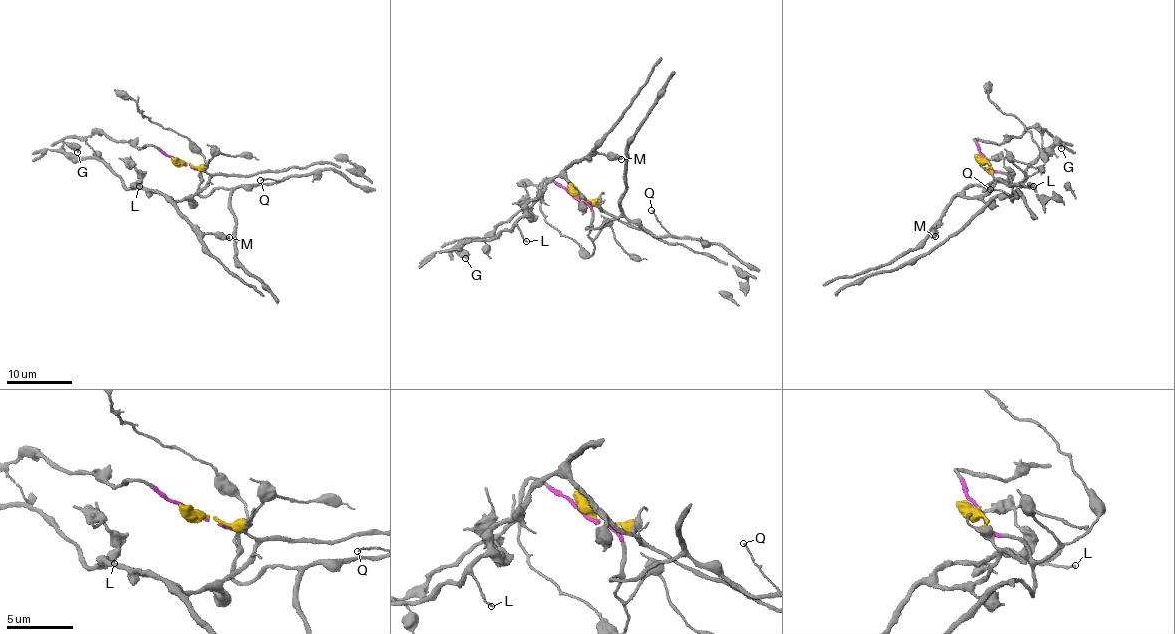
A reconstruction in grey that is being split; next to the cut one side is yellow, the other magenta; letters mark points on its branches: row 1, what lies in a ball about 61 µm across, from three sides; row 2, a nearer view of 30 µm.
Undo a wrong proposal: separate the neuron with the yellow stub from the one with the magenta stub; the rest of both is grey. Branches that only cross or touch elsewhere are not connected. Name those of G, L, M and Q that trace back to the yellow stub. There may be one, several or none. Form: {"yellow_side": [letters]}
{"yellow_side": ["G", "L", "M"]}

